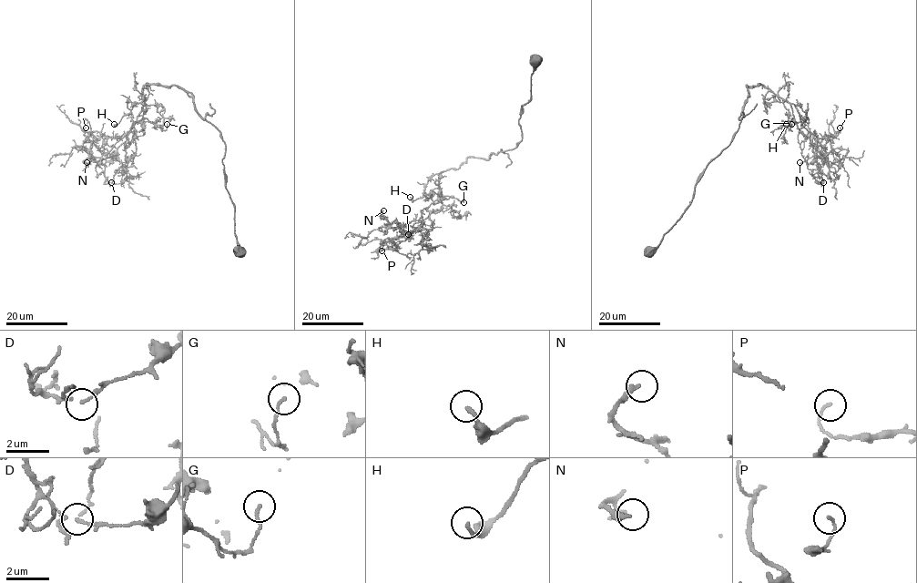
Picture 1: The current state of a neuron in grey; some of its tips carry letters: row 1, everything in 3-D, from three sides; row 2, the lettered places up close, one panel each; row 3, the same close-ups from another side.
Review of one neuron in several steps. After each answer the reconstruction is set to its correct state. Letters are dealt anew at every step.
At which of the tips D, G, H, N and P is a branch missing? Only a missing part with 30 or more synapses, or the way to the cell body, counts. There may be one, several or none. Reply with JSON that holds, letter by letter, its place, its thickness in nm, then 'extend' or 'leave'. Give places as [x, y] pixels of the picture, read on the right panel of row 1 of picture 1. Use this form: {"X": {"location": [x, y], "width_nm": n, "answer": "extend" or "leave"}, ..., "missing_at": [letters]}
{"D": {"location": [823, 182], "width_nm": 80, "answer": "leave"}, "G": {"location": [791, 124], "width_nm": 110, "answer": "leave"}, "H": {"location": [786, 124], "width_nm": 170, "answer": "leave"}, "N": {"location": [799, 162], "width_nm": 280, "answer": "leave"}, "P": {"location": [840, 127], "width_nm": 120, "answer": "leave"}, "missing_at": []}

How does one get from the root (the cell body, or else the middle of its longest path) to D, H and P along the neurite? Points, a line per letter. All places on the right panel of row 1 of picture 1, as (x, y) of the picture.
D: (651, 250), (730, 143), (747, 86), (763, 85), (790, 105), (801, 156), (823, 182)
H: (651, 250), (730, 143), (747, 86), (766, 87), (766, 104), (781, 102), (786, 124)
P: (651, 250), (730, 143), (747, 86), (763, 85), (792, 103), (819, 138), (840, 127)

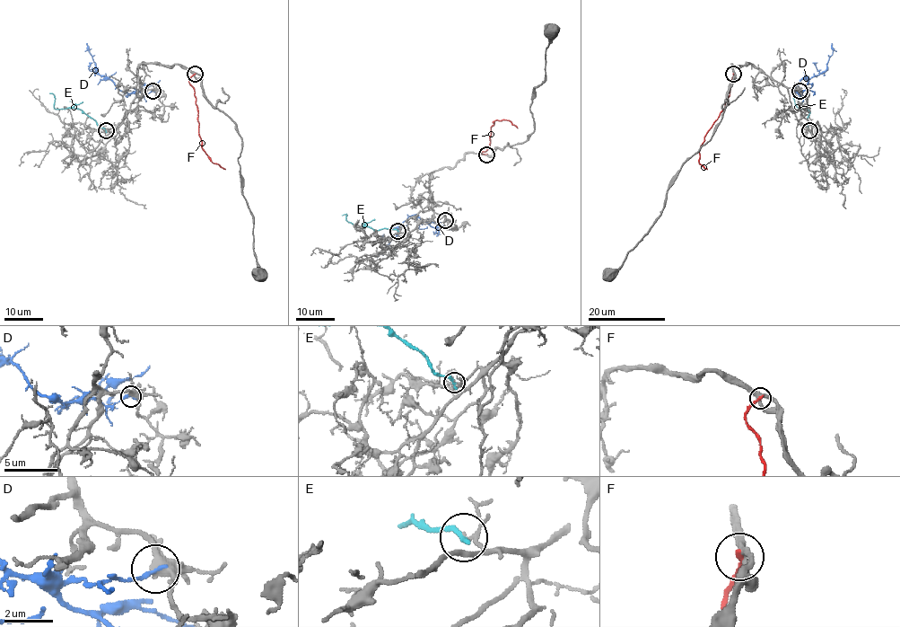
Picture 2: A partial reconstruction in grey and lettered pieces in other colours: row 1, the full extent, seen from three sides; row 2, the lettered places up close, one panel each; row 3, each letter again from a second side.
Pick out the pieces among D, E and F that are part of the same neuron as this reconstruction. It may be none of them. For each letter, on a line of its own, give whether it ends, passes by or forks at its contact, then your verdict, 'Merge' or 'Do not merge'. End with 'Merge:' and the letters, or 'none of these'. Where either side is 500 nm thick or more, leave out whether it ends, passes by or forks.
D: It ends there. Do not merge
E: It ends there. Do not merge
F: It ends there. Do not merge
Merge: none of these

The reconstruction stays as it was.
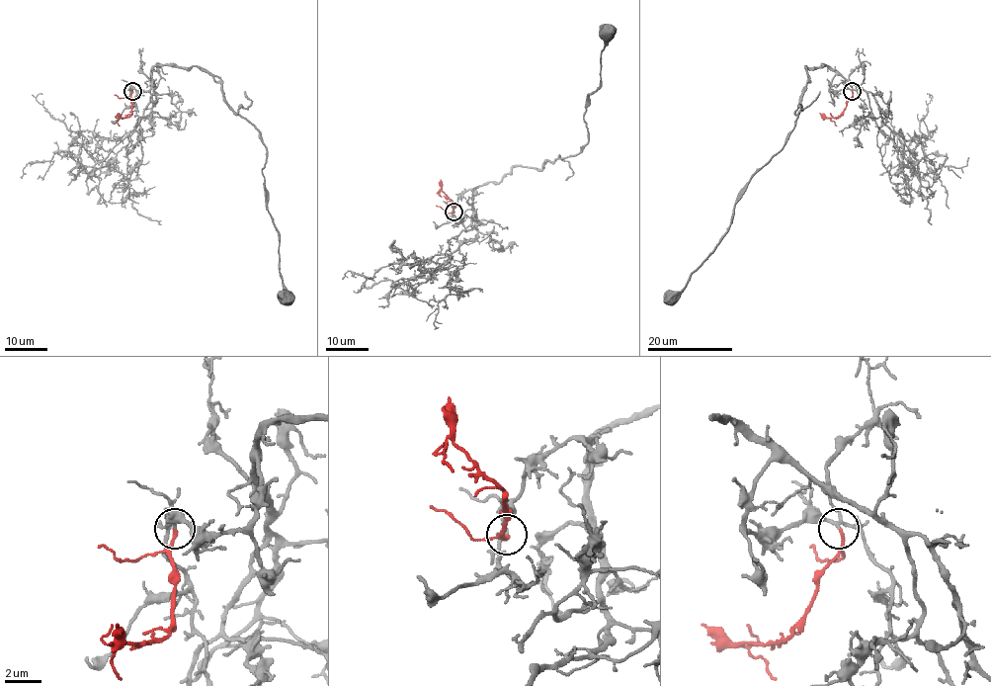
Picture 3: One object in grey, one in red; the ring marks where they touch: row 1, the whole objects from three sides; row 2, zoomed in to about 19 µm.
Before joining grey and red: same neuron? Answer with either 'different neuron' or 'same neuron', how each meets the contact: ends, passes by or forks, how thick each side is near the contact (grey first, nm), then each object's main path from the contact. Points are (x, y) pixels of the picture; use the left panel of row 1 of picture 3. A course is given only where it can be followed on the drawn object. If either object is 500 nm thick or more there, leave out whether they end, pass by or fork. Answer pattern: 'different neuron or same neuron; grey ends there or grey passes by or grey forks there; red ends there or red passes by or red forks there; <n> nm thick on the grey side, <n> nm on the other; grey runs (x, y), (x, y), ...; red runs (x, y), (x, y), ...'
same neuron; grey forks there; red ends there; 150 nm thick on the grey side, 160 nm on the other; grey runs (132, 91), (148, 90), (156, 65), (201, 66), (258, 130), (287, 296); red runs (132, 91), (131, 114), (119, 119), (120, 126)

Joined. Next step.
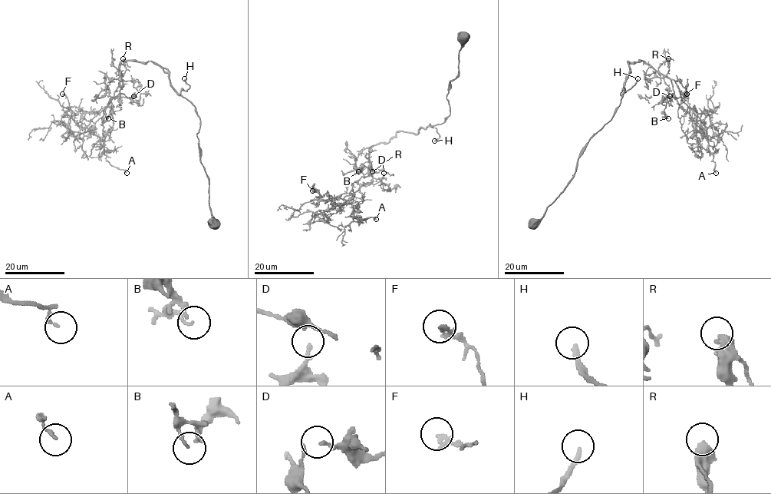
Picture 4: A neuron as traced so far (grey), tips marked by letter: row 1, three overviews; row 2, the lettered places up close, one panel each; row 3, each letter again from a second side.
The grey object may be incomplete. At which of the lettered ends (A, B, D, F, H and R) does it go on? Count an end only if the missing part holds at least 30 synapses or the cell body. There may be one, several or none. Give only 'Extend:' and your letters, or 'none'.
Extend: H

